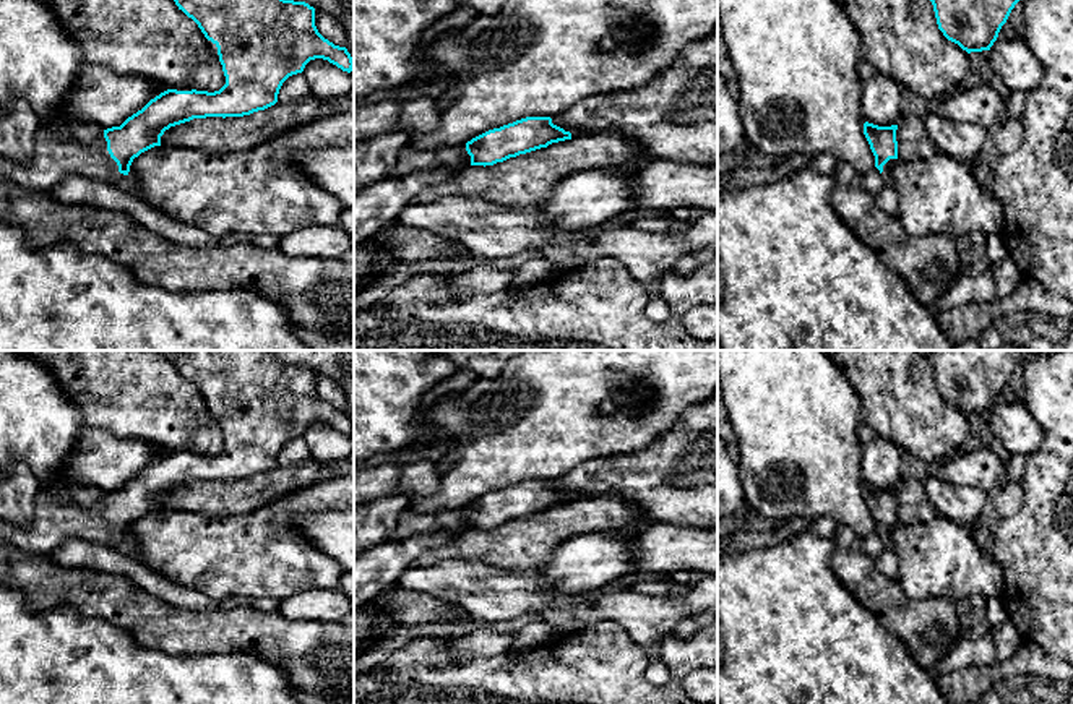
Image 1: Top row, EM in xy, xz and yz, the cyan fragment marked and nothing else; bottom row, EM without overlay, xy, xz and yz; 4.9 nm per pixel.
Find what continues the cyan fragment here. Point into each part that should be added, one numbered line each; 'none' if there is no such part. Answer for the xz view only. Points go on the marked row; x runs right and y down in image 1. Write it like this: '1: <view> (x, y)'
1: xz (411, 159)

